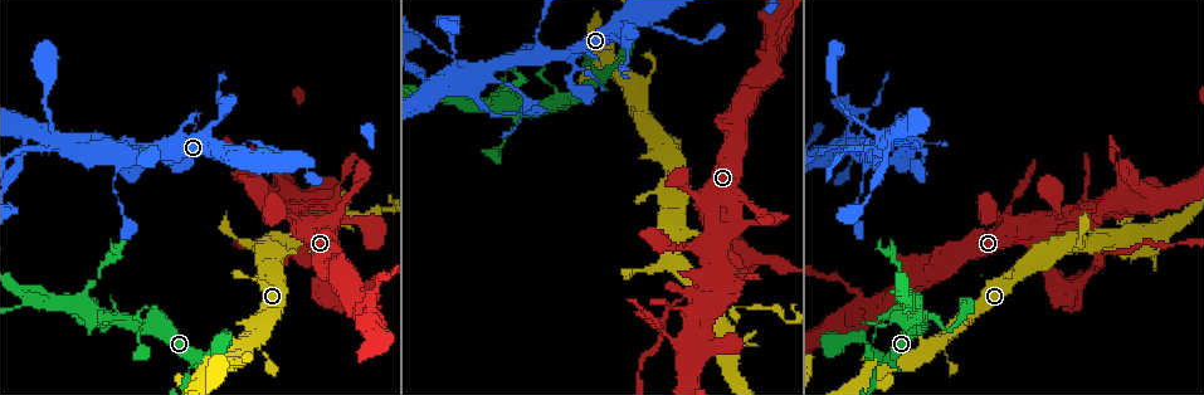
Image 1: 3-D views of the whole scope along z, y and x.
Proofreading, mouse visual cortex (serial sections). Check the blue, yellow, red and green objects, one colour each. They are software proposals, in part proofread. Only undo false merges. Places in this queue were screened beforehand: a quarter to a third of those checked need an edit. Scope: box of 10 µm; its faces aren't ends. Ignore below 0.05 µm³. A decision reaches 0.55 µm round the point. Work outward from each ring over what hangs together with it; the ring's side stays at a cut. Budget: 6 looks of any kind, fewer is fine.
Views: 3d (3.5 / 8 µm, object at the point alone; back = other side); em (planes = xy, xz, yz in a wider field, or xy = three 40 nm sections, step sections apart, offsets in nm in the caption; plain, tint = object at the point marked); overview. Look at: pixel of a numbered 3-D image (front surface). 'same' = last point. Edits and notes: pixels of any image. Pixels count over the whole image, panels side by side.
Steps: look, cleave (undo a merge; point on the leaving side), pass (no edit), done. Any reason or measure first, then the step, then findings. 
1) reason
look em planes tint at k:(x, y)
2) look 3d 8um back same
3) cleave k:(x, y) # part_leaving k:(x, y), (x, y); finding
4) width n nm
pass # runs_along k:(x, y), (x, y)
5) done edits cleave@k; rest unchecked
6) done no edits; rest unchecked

look 3d 3.5um at 1:(529, 57)

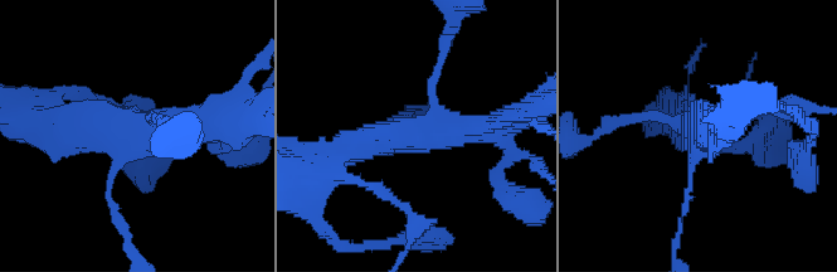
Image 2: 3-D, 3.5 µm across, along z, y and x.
need the tissue
look em xy step 3 plain at 2:(136, 128)

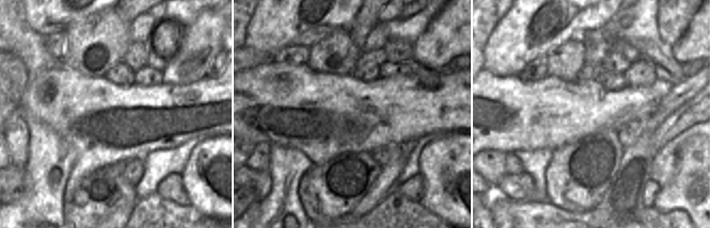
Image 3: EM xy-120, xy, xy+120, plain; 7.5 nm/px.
look em xy step 3 tint same

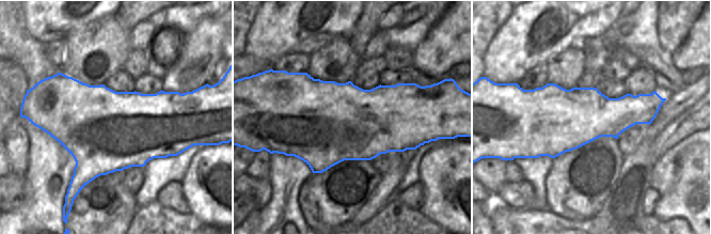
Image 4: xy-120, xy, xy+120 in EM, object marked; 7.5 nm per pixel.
pass # runs_along 2:(502, 122), (390, 135), (336, 155); one cell here

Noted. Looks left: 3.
four or more arms meet
look 3d 3.5um at 1:(719, 317)

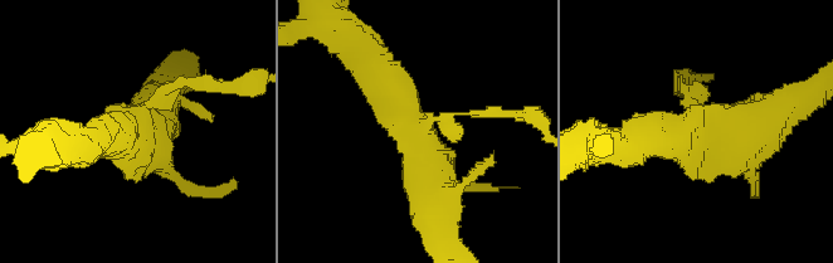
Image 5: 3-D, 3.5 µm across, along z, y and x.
now the EM
look em xy step 5 tint at 5:(414, 130)

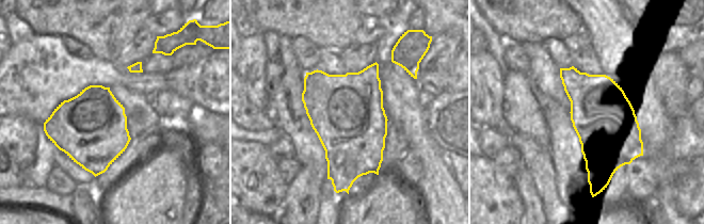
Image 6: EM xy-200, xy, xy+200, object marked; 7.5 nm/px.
width 550 nm
cleave 5:(199, 87) # part_leaving 5:(155, 98), (190, 83), (256, 83); two cells meet here

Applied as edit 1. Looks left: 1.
done edits cleave@5; rest unchecked

